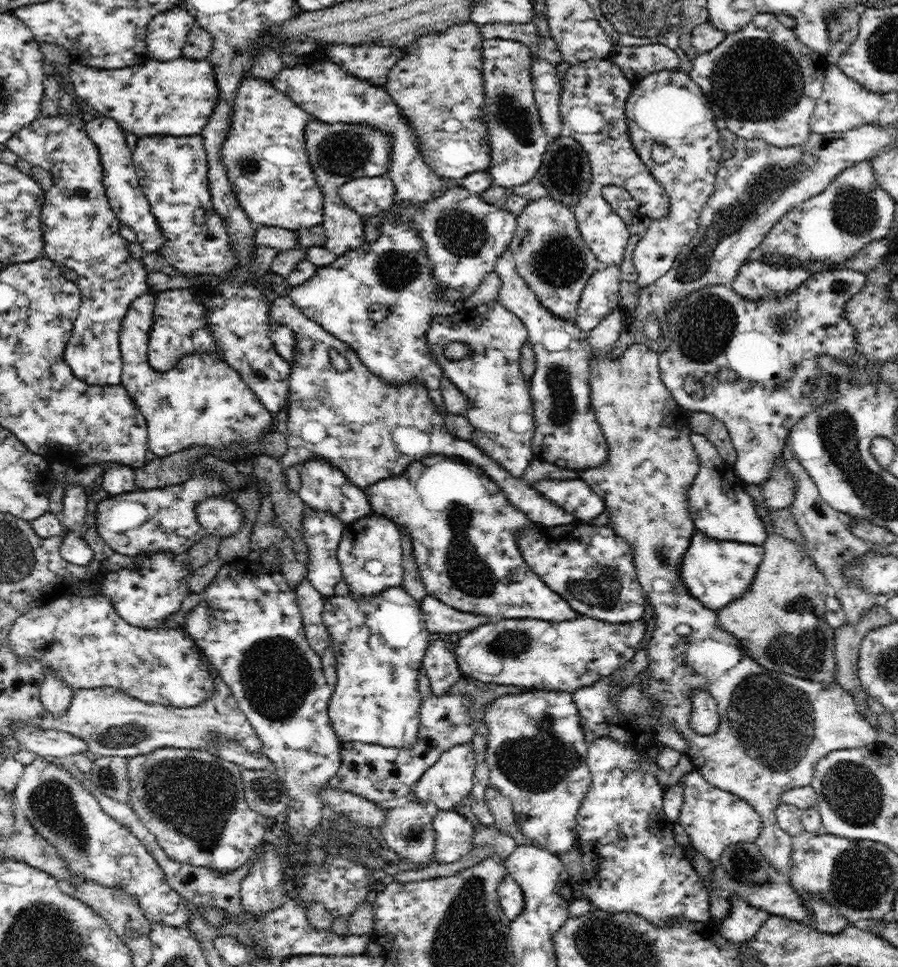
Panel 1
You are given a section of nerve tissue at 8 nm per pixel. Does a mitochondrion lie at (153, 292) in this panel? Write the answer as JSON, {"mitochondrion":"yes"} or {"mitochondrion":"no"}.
{"mitochondrion":"no"}

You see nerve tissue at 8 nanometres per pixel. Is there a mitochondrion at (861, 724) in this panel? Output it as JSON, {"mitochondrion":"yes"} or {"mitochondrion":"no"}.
{"mitochondrion":"no"}

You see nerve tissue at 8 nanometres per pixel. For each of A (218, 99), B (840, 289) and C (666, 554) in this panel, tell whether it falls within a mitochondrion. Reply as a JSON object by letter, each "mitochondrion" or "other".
{"A":"other","B":"mitochondrion","C":"mitochondrion"}

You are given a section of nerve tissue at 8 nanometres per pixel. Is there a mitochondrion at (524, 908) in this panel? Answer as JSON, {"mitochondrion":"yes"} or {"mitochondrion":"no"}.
{"mitochondrion":"no"}

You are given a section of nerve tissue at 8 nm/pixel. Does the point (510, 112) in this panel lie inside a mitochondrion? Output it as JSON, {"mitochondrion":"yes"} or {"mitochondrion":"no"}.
{"mitochondrion":"yes"}

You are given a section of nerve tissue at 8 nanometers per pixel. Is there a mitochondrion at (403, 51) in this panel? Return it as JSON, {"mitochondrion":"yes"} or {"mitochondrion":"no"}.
{"mitochondrion":"no"}

